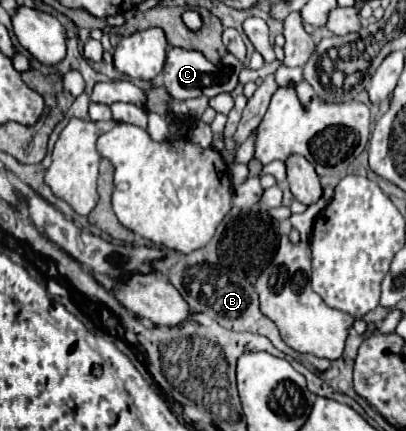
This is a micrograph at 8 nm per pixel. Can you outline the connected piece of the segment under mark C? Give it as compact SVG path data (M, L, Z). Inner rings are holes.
M169 46L167 58L165 58L165 68L163 68L163 86L175 100L189 100L189 98L199 98L199 96L213 98L217 94L231 92L237 86L237 76L241 72L241 68L243 68L241 62L229 52L223 56L221 66L215 66L201 52Z

